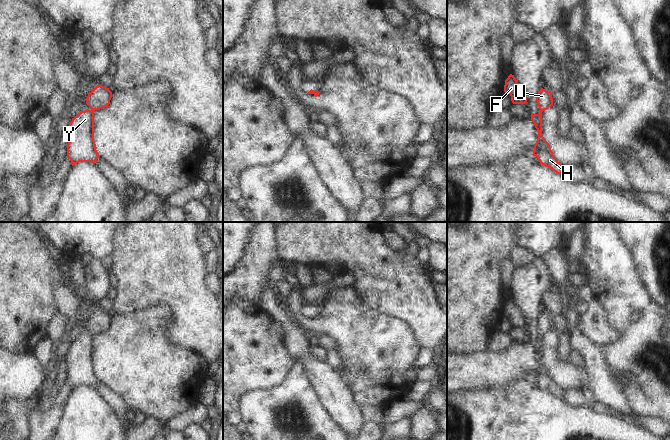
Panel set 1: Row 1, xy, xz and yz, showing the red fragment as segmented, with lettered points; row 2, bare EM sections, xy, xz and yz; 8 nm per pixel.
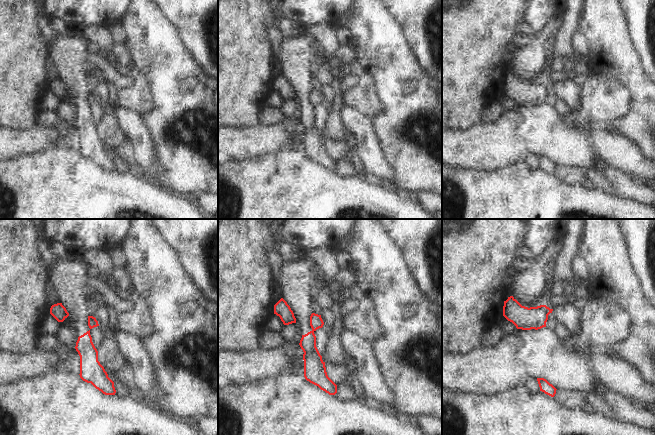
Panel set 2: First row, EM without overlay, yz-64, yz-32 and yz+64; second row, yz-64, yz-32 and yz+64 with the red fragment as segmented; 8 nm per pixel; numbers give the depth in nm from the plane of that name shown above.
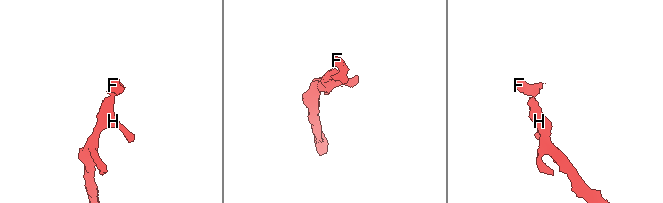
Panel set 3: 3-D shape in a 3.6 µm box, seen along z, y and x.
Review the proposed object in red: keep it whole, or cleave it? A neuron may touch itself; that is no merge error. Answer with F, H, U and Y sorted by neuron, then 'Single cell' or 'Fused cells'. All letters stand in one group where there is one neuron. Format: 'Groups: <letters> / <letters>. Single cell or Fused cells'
Groups: F U / H Y. Fused cells

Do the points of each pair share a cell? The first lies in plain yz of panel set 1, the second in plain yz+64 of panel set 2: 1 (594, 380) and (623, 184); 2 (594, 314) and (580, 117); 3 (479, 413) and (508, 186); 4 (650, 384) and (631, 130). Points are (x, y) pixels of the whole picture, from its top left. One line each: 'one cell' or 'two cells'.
1: one cell
2: two cells
3: one cell
4: one cell

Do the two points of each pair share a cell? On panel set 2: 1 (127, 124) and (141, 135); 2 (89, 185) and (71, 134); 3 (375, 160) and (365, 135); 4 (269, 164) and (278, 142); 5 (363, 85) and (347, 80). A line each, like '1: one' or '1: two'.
1: one
2: two
3: one
4: two
5: two

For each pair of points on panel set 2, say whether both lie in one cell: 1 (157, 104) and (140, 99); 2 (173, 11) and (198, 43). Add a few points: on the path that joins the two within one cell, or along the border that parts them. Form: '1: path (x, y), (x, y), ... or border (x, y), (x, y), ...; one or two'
1: border (147, 79), (150, 105), (140, 113); two
2: path (180, 19), (196, 35); one

